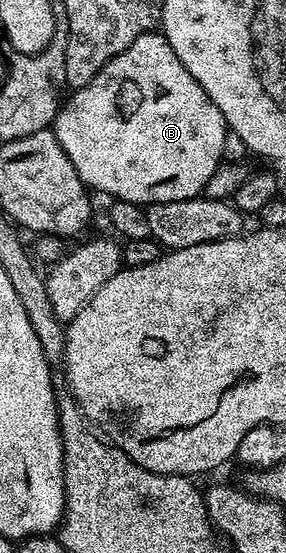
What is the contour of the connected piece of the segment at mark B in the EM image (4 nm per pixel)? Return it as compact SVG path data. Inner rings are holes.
M159 32L144 33L138 39L134 39L134 43L129 49L122 51L122 55L110 59L110 63L106 63L106 67L102 67L102 71L98 71L98 75L94 75L94 79L90 79L90 83L86 83L86 87L75 90L71 96L61 104L60 110L56 113L54 132L58 143L62 143L62 151L66 151L66 155L70 155L70 163L74 163L74 171L78 171L85 186L92 191L97 189L100 193L109 193L117 202L127 203L132 207L147 207L163 201L185 201L191 197L201 196L208 188L210 175L214 175L216 168L224 161L223 143L226 142L230 130L224 123L222 111L218 111L218 107L214 107L214 103L206 95L206 91L202 91L198 79L194 79L194 75L190 75L190 71L186 71L182 59L178 59L178 55L174 55L170 43Z

